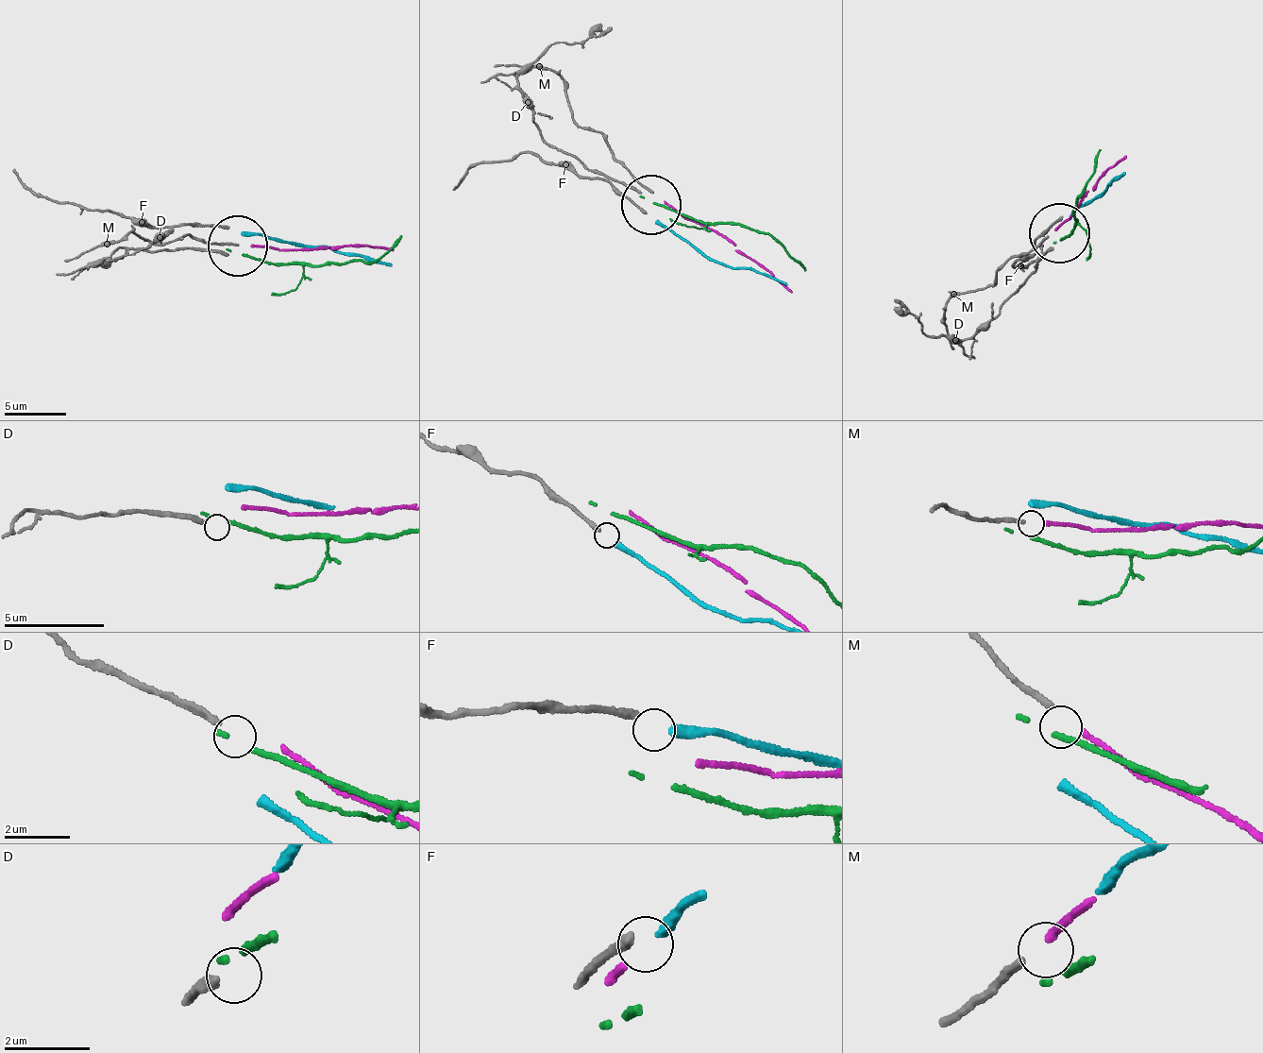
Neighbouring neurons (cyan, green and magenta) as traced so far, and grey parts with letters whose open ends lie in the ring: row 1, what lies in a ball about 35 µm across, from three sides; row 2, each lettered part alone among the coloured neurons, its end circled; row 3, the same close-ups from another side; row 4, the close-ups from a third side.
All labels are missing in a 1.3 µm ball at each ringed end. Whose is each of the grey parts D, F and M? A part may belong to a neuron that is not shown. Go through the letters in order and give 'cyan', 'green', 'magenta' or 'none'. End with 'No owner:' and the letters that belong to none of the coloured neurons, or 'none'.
D: none
F: cyan
M: magenta
No owner: D

